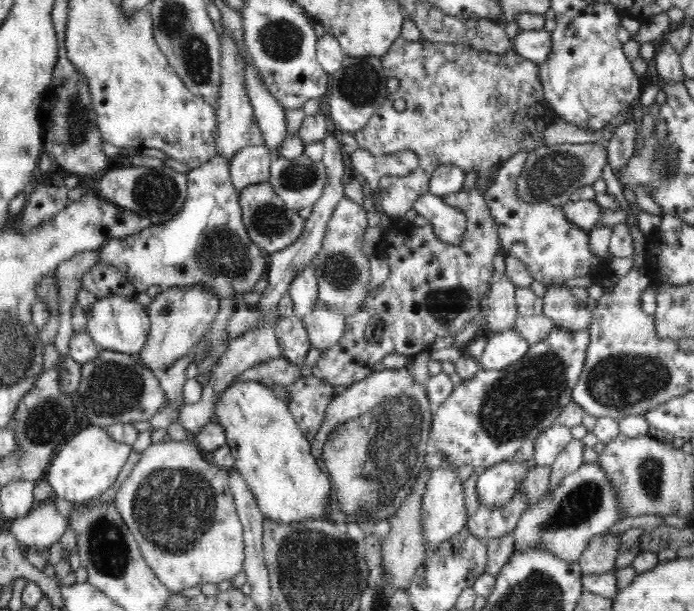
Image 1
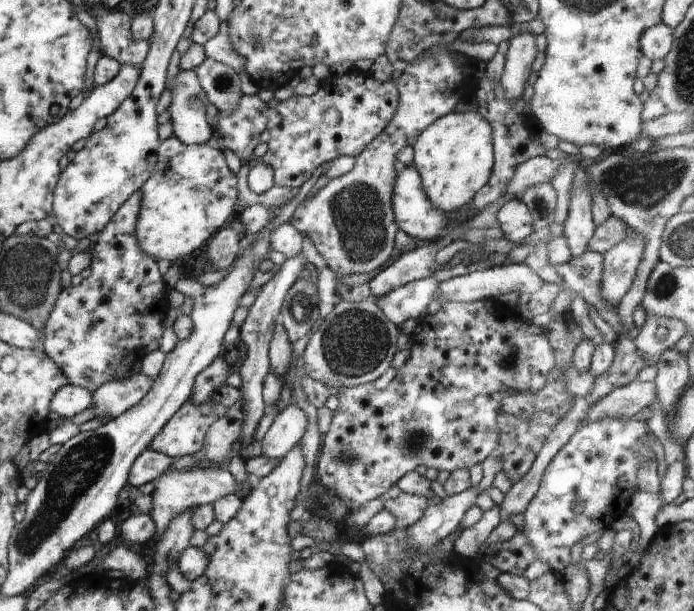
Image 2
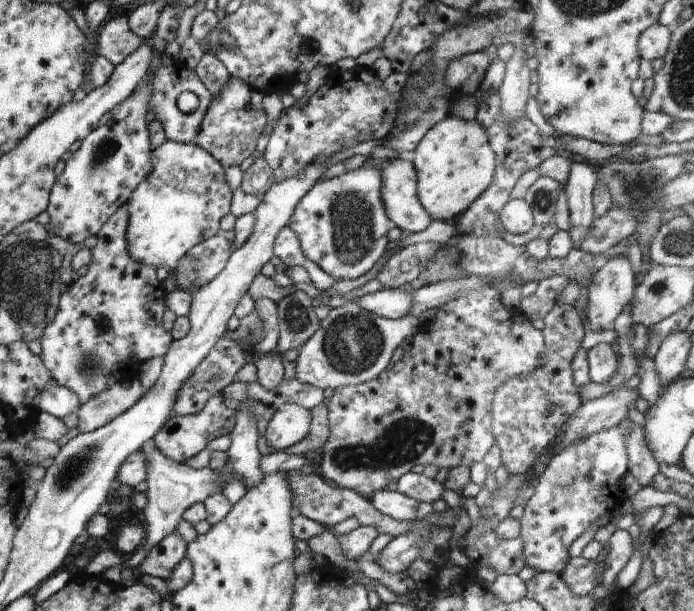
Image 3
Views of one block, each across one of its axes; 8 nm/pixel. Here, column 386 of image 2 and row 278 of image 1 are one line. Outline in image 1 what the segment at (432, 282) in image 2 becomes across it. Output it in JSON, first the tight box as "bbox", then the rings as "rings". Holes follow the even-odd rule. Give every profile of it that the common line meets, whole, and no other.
{"bbox":[289,263,319,318],"rings":[[[308,263],[293,279],[289,286],[293,301],[294,315],[301,318],[311,311],[319,300],[318,275],[316,269]]]}

